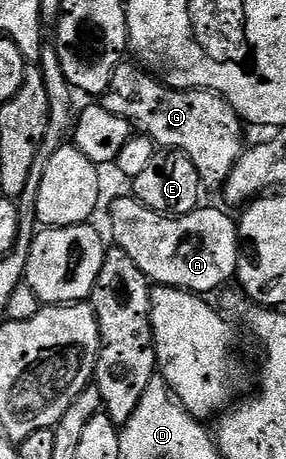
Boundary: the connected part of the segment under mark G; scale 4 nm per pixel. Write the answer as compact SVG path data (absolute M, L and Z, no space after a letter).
M122 64L115 68L111 84L103 95L107 112L126 118L144 137L152 138L158 147L186 154L195 164L197 174L206 187L224 187L235 164L247 149L246 127L240 116L214 91L175 90L140 65L132 65Z

